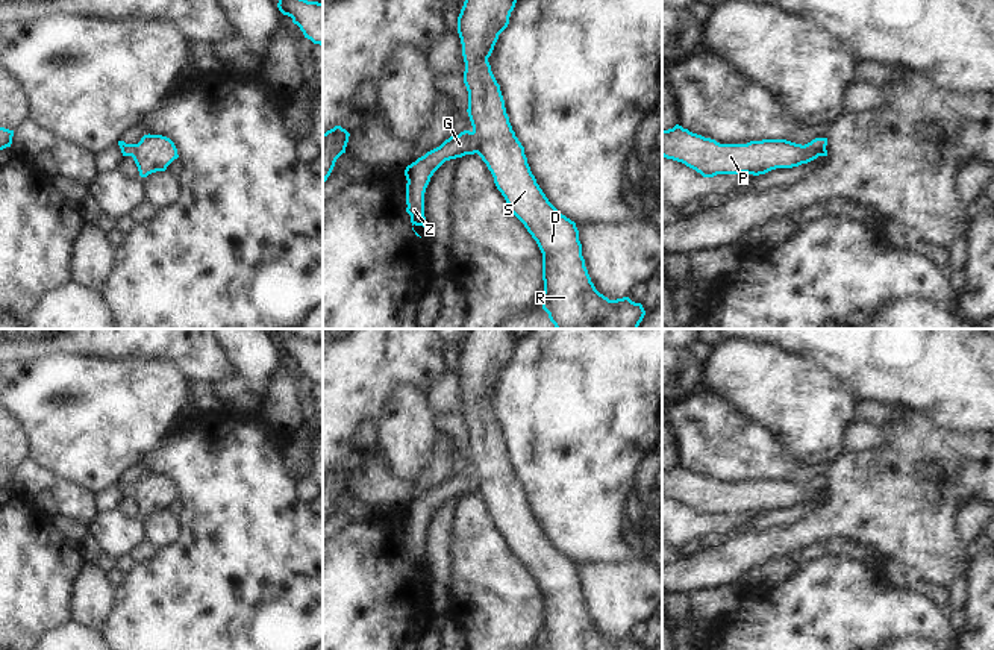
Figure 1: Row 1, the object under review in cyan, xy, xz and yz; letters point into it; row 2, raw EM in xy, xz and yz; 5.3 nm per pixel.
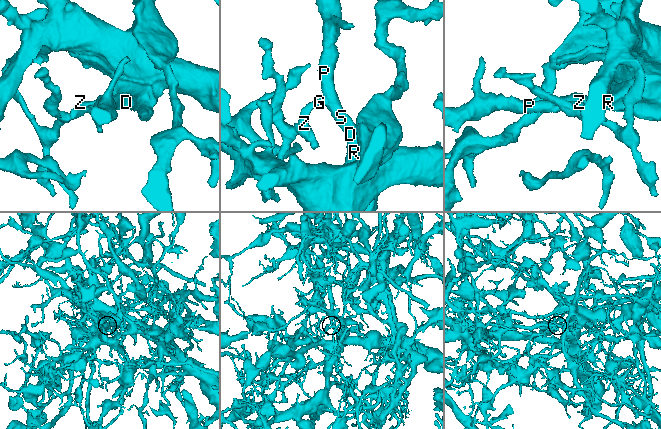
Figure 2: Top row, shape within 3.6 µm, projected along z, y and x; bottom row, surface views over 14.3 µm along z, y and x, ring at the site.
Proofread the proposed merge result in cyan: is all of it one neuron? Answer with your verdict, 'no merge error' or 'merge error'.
merge error

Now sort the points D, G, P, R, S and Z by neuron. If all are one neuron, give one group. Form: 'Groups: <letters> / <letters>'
Groups: D P R S / G Z

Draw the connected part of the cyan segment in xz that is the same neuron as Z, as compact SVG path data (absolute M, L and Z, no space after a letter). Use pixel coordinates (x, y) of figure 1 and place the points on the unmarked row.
M464 470L450 476L439 486L427 491L415 502L406 506L406 552L411 555L412 565L426 567L424 532L433 512L450 498L474 494L477 491L477 476Z

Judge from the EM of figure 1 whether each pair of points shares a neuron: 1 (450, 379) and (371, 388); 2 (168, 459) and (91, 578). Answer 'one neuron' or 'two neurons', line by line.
1: two neurons
2: two neurons

